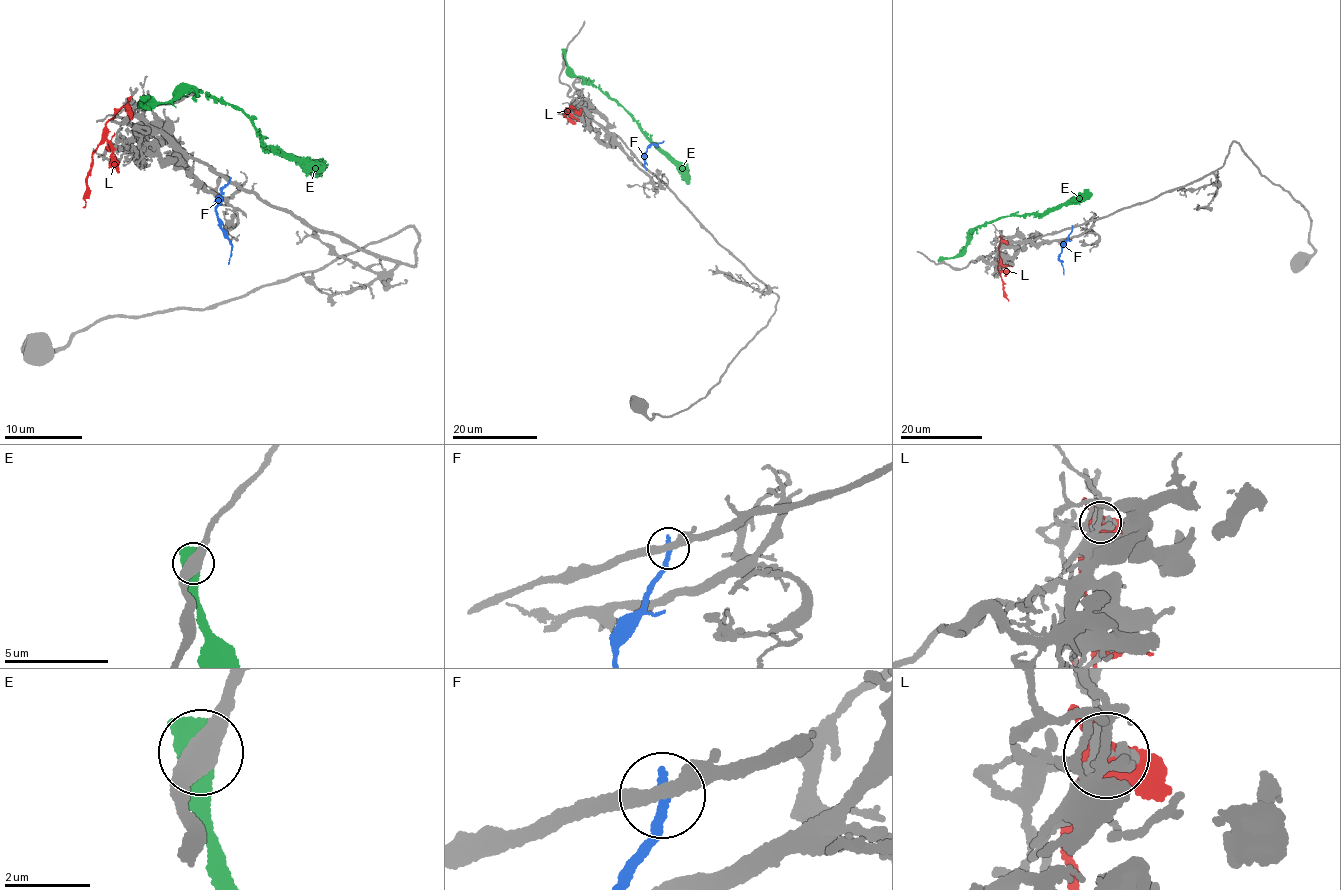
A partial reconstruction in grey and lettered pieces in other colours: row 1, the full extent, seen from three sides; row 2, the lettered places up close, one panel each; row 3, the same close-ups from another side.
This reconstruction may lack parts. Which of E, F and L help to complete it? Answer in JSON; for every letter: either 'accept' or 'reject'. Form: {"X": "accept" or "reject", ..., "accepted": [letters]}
{"E": "reject", "F": "reject", "L": "reject", "accepted": []}

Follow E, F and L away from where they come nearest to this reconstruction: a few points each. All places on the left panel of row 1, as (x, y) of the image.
E: (143, 100), (146, 107), (208, 92), (236, 106), (282, 154), (312, 169), (324, 161)
F: (229, 182), (216, 205), (220, 229), (229, 241), (228, 264)
L: (130, 107), (121, 107), (105, 125), (105, 139), (92, 155), (85, 208)

